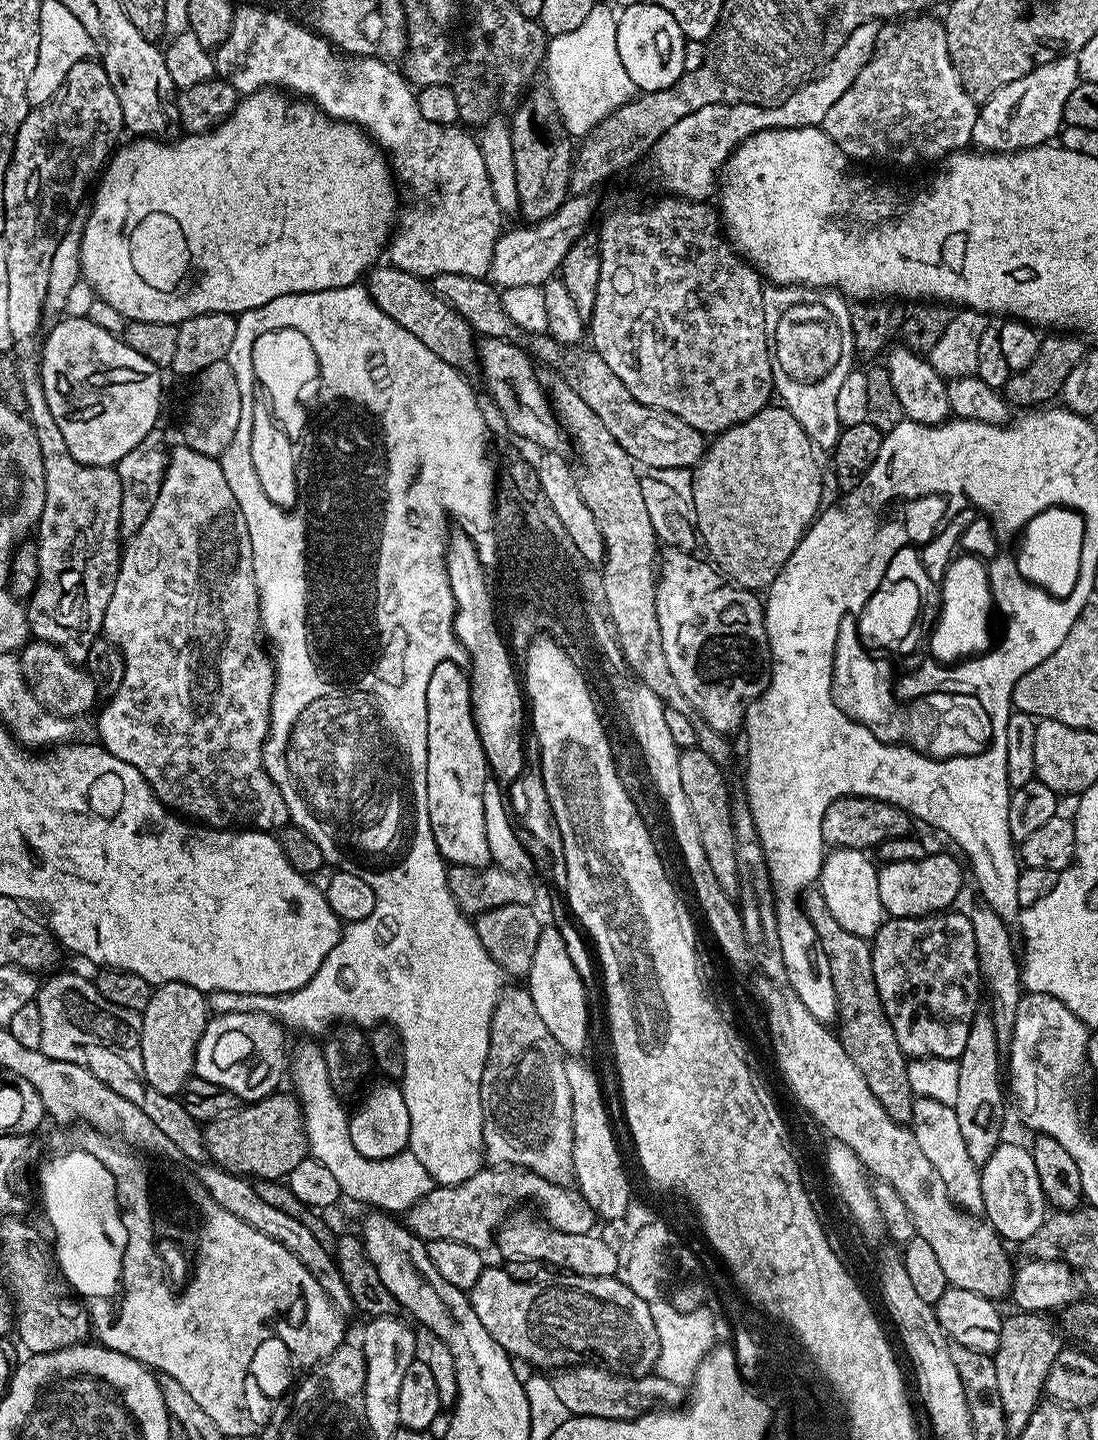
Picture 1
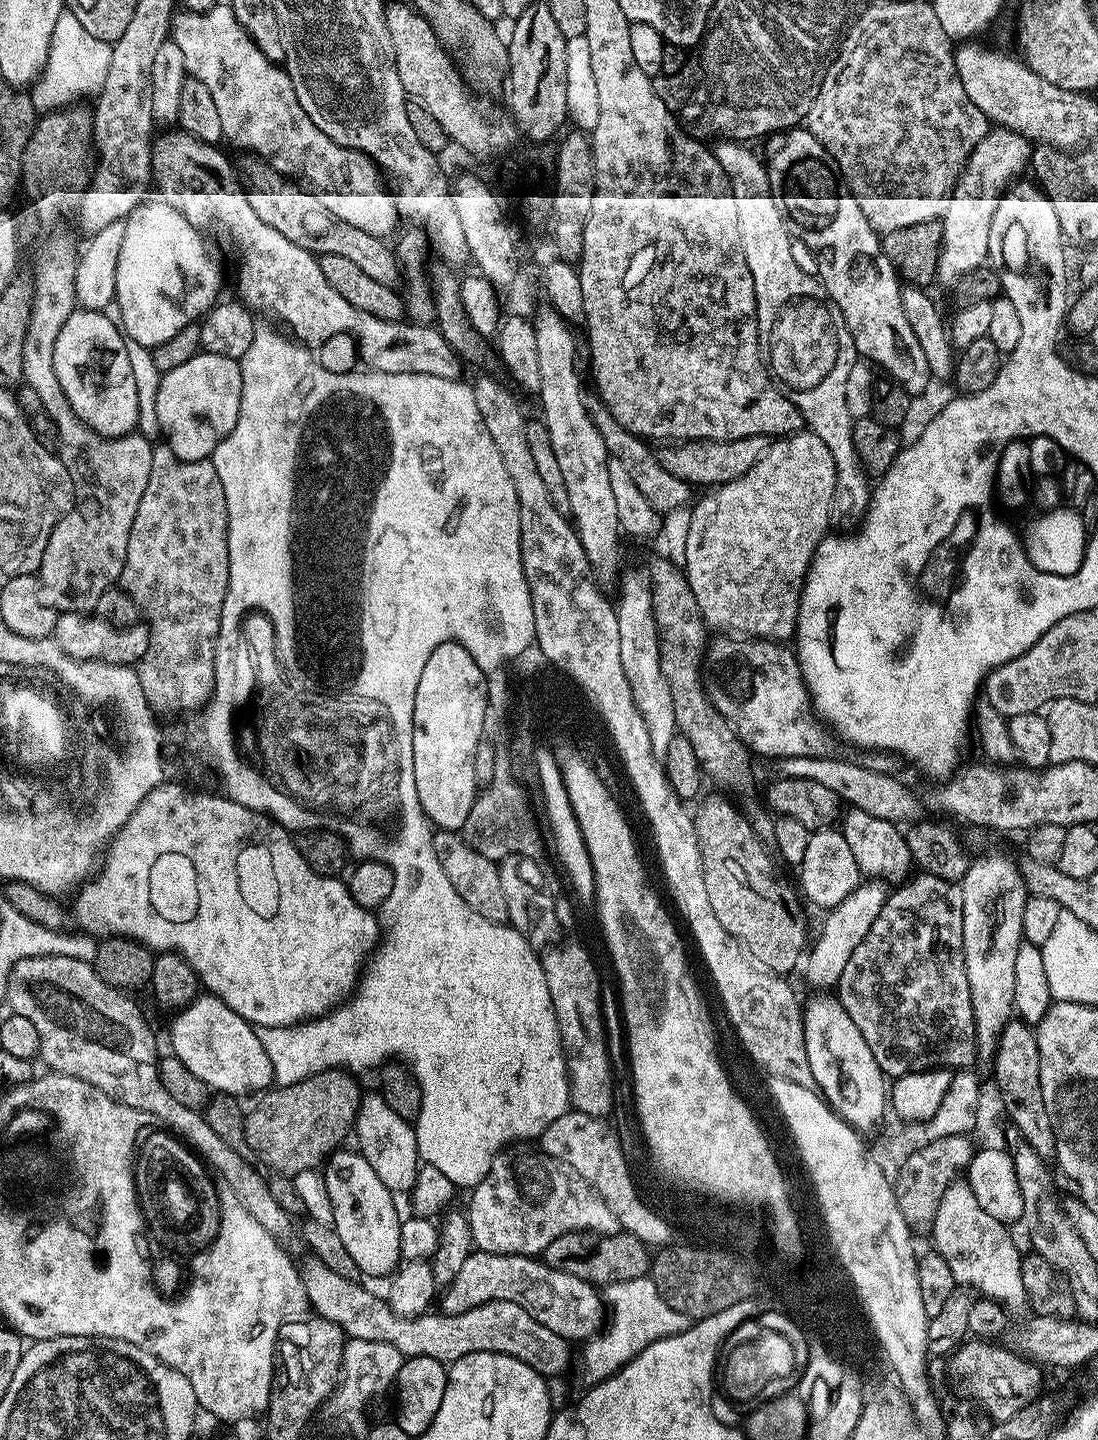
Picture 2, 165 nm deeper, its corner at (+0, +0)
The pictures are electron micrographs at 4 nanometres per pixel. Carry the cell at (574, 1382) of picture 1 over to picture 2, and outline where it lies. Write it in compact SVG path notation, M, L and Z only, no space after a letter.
M311 1254L305 1256L304 1264L302 1260L299 1270L311 1311L315 1315L321 1316L326 1322L334 1322L334 1326L338 1326L344 1331L347 1339L362 1338L366 1342L386 1342L397 1348L405 1358L429 1356L440 1360L445 1366L450 1366L455 1360L471 1352L497 1352L498 1354L506 1354L510 1358L518 1358L518 1362L526 1362L526 1366L538 1370L545 1378L556 1378L564 1374L560 1372L566 1371L568 1363L572 1360L573 1345L569 1341L563 1340L558 1334L554 1334L554 1330L546 1330L546 1326L542 1326L542 1322L538 1322L536 1318L526 1314L526 1310L522 1310L522 1306L518 1306L518 1302L495 1300L494 1302L486 1302L482 1306L474 1306L474 1310L466 1310L466 1314L458 1314L457 1316L425 1314L406 1318L394 1314L383 1295L375 1296L370 1289L363 1288L363 1283L350 1278L342 1278L342 1274L334 1274L334 1270L330 1270L330 1266L326 1266L326 1262L322 1262L317 1256Z

